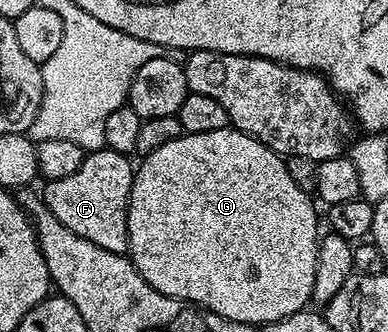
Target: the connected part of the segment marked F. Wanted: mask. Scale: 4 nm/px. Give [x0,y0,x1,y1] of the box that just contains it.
[44,149,135,255]

